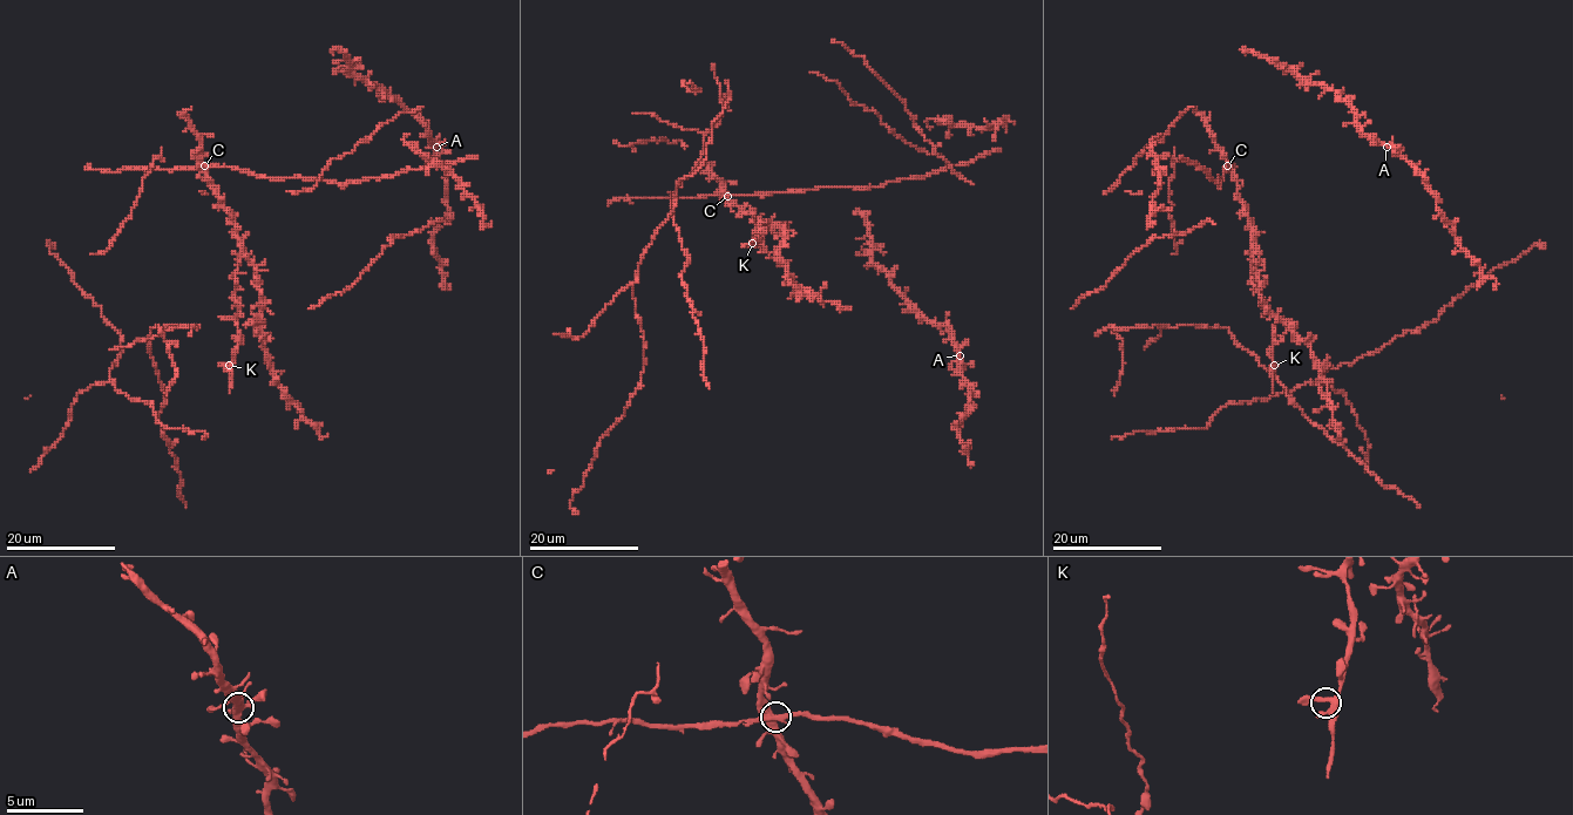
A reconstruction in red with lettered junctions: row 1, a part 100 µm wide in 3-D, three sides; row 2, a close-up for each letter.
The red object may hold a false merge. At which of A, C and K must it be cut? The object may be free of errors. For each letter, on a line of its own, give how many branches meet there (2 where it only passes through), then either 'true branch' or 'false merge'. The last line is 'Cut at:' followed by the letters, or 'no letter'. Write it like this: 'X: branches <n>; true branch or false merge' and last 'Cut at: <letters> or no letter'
A: branches 4; true branch
C: branches 4; false merge
K: branches 4; true branch
Cut at: C

